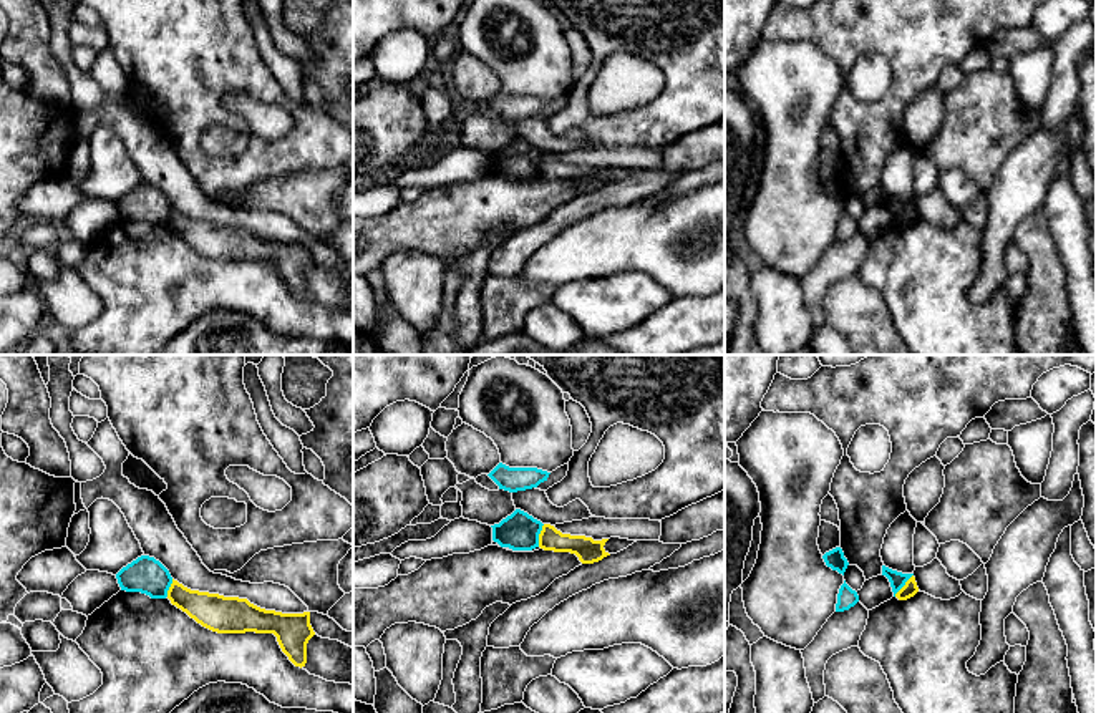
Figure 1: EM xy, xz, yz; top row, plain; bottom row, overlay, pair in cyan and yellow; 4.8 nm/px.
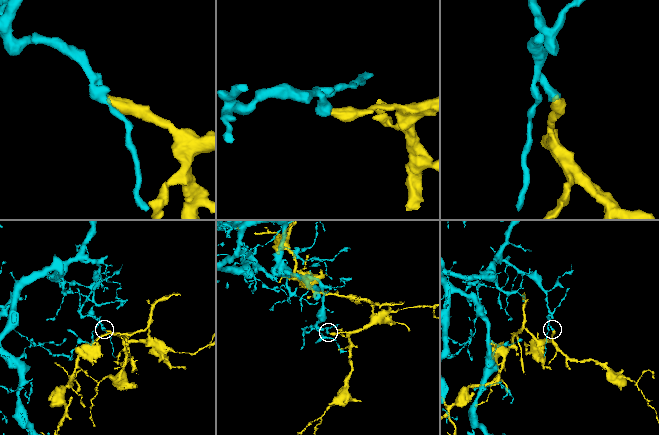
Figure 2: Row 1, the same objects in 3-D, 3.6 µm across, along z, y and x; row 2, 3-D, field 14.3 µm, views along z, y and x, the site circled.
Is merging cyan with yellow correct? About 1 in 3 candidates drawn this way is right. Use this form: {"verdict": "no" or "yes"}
{"verdict": "no"}

